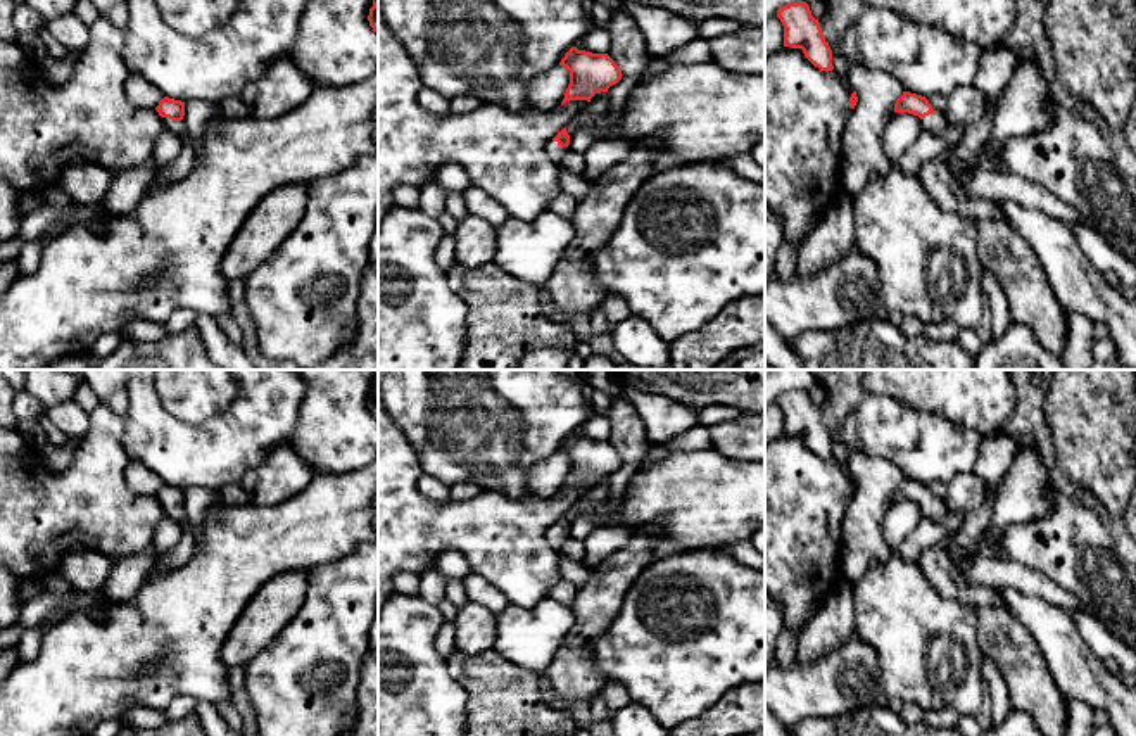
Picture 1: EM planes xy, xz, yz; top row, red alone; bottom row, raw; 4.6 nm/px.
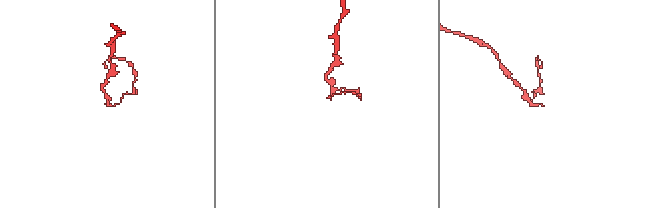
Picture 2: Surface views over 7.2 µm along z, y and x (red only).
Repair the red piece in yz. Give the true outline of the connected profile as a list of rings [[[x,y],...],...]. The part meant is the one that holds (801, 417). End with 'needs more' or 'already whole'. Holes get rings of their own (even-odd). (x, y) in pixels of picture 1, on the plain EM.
[[[806,389],[784,392],[777,404],[784,413],[784,434],[801,435],[805,444],[820,458],[834,456],[832,437]]]; already whole

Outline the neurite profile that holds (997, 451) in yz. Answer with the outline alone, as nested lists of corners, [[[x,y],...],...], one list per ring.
[[[1005,432],[982,437],[974,473],[986,484],[984,503],[965,513],[962,527],[951,541],[953,549],[974,551],[977,539],[988,530],[993,518],[994,498],[998,484],[1003,480],[1010,463],[1019,449],[1019,442]]]

